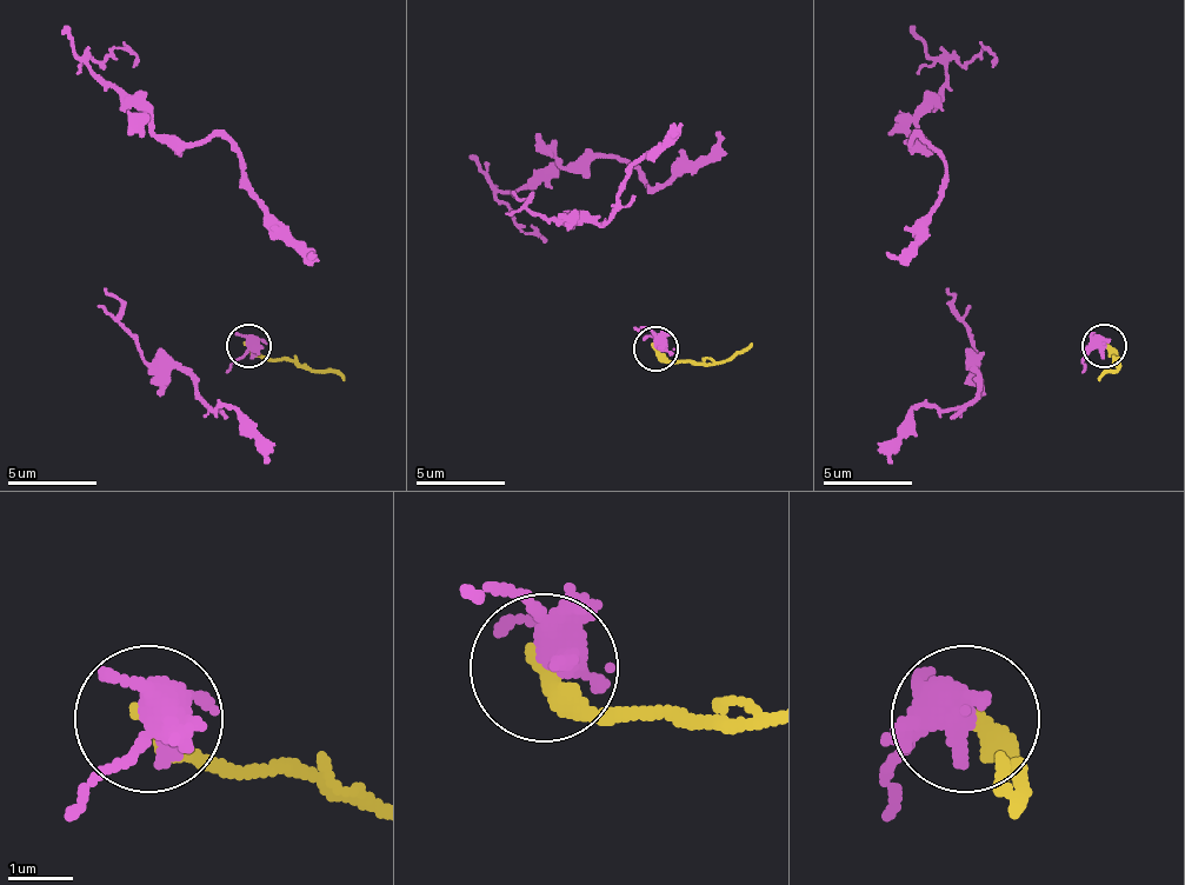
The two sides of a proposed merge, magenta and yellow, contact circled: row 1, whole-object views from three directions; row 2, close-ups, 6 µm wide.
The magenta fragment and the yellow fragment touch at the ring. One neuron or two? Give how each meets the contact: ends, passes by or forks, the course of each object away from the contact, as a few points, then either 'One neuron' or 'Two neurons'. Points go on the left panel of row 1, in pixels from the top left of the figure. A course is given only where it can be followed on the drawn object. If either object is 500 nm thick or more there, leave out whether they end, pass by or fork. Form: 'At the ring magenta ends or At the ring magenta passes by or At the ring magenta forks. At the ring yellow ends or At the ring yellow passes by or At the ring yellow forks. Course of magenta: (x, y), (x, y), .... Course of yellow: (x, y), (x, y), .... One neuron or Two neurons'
At the ring magenta forks. At the ring yellow ends. Course of magenta: (247, 344), (278, 220), (225, 140), (190, 140), (105, 286), (150, 363), (230, 406), (270, 464). Course of yellow: (247, 344), (265, 358), (345, 380). Two neurons

